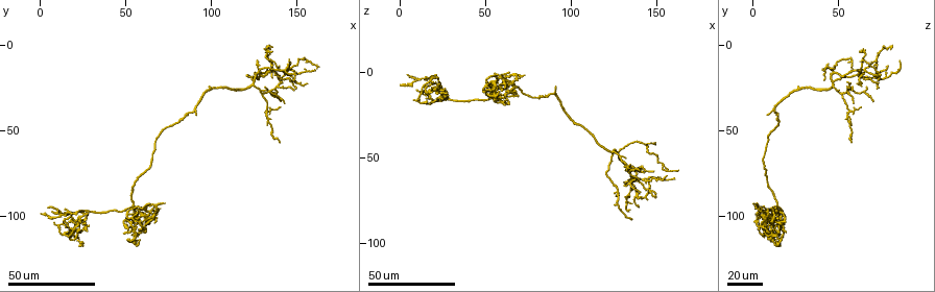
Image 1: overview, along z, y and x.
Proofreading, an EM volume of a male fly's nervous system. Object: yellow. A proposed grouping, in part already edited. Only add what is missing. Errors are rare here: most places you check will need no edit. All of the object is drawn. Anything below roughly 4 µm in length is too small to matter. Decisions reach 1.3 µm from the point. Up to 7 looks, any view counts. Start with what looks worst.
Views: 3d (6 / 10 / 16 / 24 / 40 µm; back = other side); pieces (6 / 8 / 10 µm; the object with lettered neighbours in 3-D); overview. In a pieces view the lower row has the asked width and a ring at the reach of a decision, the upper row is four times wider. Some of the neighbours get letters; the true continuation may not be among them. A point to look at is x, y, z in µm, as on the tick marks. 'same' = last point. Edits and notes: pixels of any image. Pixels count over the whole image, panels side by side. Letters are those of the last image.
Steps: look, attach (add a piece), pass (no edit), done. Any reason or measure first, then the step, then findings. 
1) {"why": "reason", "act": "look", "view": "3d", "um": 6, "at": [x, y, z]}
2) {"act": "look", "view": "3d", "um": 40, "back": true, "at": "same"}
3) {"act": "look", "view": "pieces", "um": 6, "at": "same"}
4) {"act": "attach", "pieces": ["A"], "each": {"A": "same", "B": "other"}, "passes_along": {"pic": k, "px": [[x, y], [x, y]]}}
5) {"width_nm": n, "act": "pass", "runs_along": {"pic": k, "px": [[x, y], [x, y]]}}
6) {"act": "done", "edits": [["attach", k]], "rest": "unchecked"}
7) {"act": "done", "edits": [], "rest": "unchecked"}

{"why": "branch stops here", "act": "look", "view": "3d", "um": 24, "at": [91, 40, 8]}

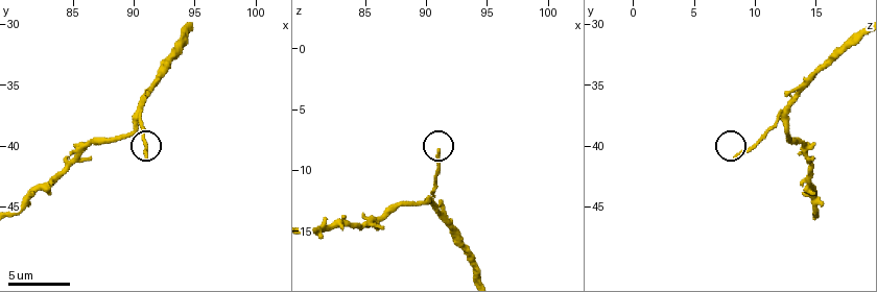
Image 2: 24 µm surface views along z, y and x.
{"why": "see the neighbours", "act": "look", "view": "pieces", "um": 6, "at": [90.8, 41.0, 8.2]}

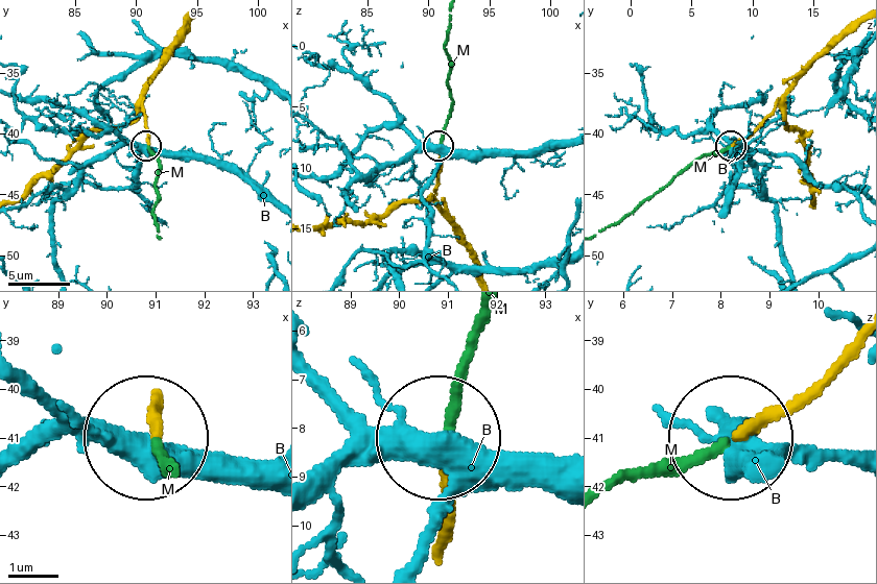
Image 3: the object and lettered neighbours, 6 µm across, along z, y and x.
{"width_nm": 200, "act": "attach", "pieces": ["M"], "each": {"B": "other", "M": "same"}, "found": "the neuron continues"}

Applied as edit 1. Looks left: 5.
{"why": "branch stops here", "act": "look", "view": "3d", "um": 24, "at": [59, 104, 12]}

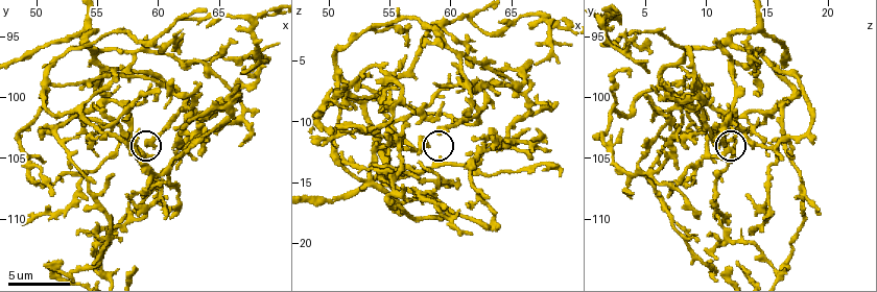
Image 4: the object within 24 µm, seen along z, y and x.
{"act": "look", "view": "pieces", "um": 10, "at": [59.8, 104.2, 10.8]}

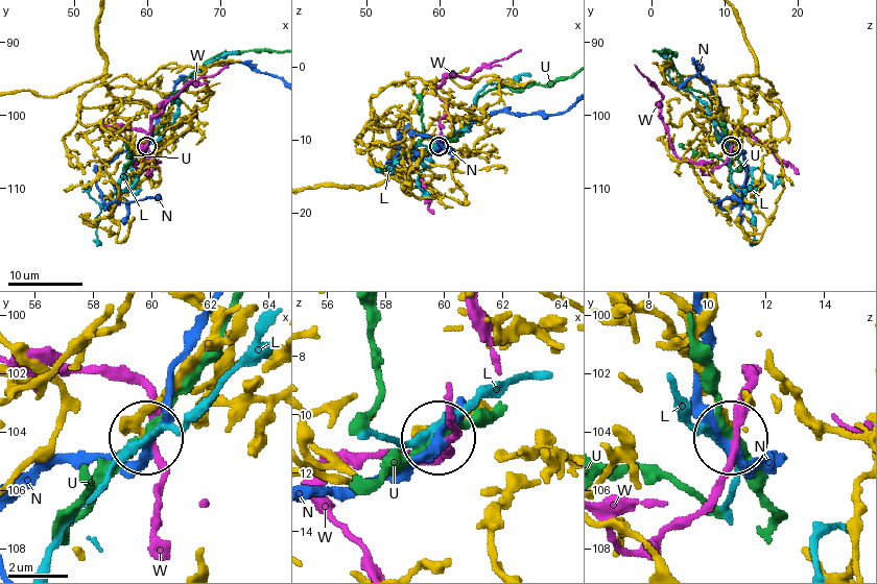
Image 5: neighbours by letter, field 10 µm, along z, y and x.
{"width_nm": 380, "act": "pass", "each": {"L": "other", "N": "other", "U": "other", "W": "other"}, "runs_along": {"pic": 5, "px": [[212, 314], [199, 359], [152, 411], [145, 431]]}, "found": "none of them fits"}

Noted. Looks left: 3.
{"why": "branch stops here", "act": "look", "view": "3d", "um": 6, "at": [48.8, 110.2, 11.8]}

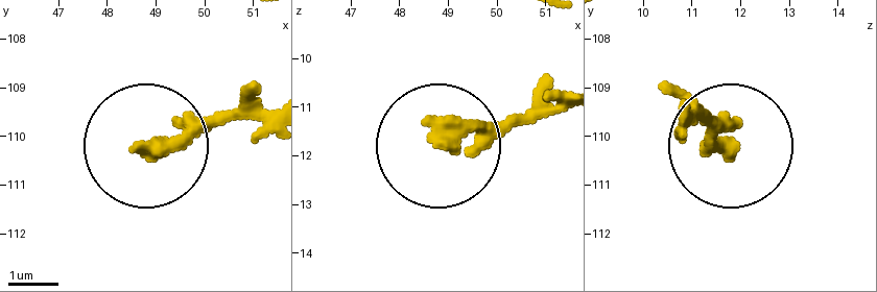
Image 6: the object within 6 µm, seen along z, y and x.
{"act": "look", "view": "pieces", "um": 8, "at": [48.75, 110.25, 11.65]}

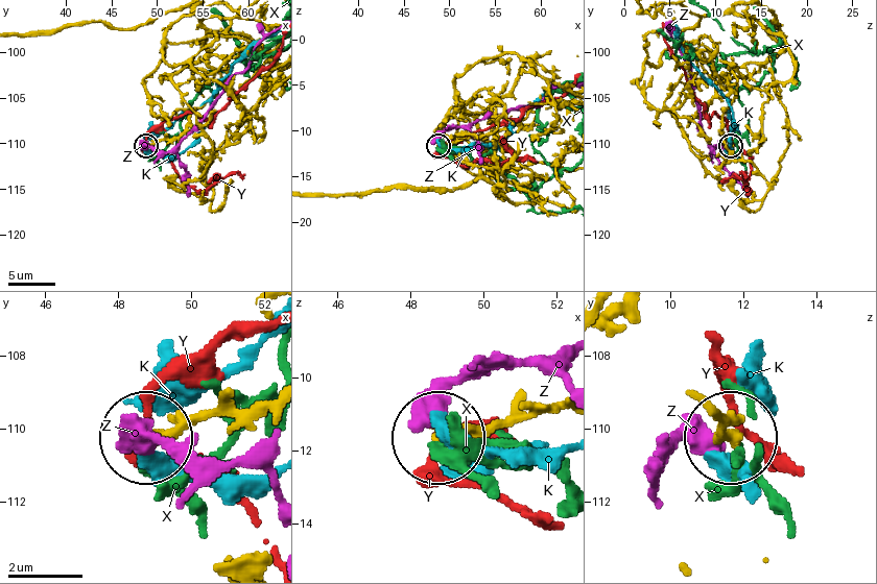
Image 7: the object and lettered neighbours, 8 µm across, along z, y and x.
{"width_nm": 370, "act": "pass", "each": {"K": "other", "X": "other", "Y": "other", "Z": "other"}, "found": "no lettered piece goes on from it"}

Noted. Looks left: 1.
{"act": "done", "edits": [["attach", 3]], "rest": "unchecked"}

